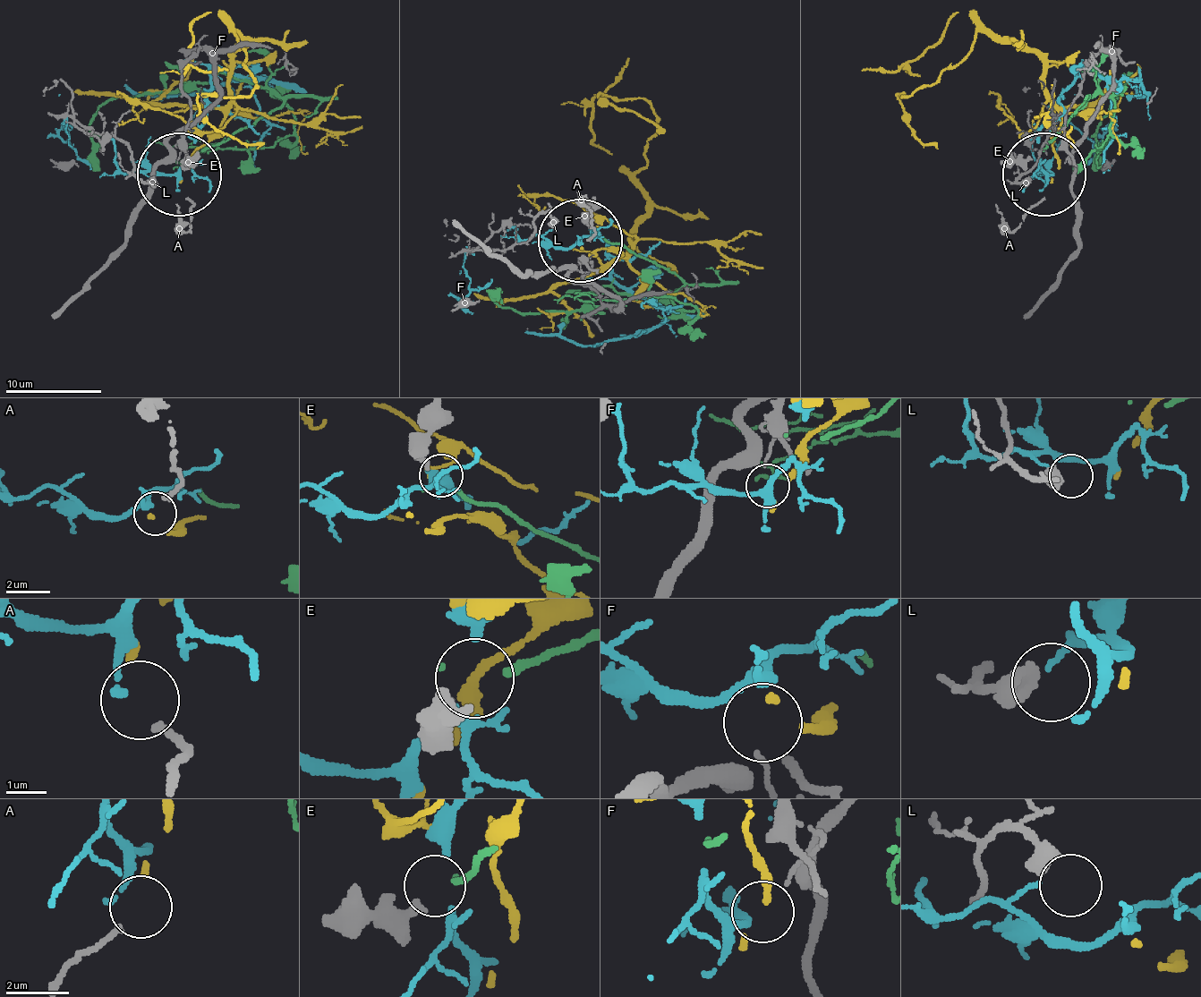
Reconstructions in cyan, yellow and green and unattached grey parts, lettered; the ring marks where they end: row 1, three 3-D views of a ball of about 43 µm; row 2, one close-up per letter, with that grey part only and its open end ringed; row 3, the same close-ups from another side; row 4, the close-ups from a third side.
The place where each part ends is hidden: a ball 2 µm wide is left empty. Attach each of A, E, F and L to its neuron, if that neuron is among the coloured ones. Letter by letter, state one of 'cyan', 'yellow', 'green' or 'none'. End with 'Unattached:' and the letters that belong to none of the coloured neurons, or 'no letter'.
A: yellow
E: green
F: none
L: none
Unattached: F, L

